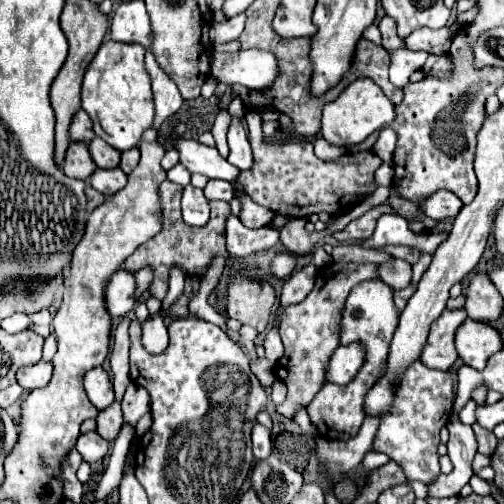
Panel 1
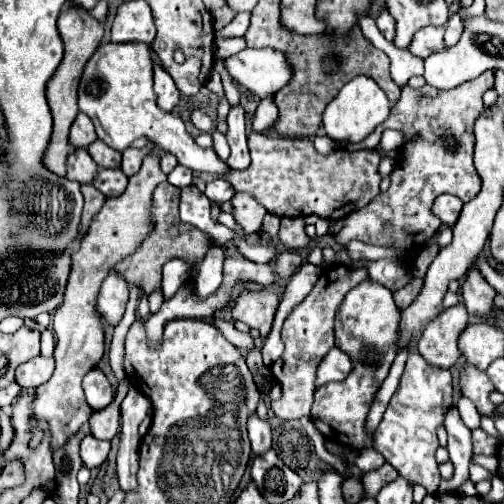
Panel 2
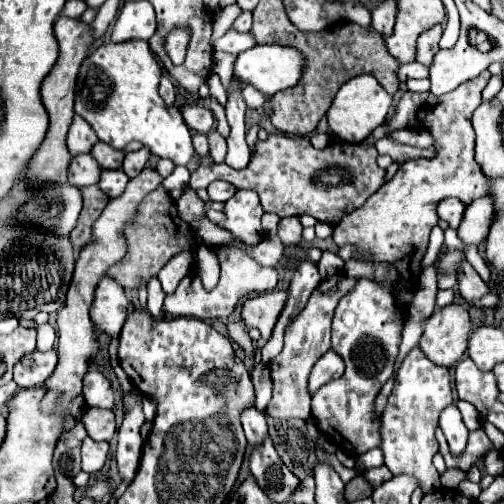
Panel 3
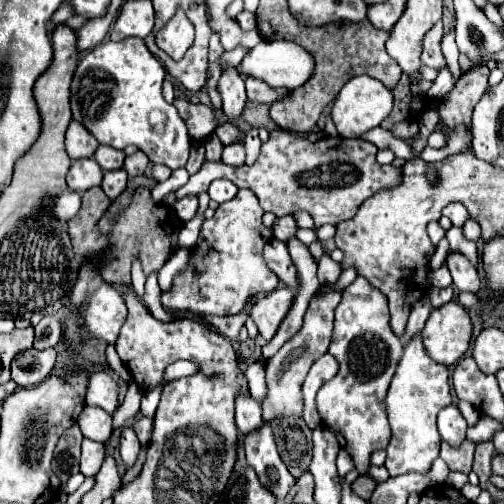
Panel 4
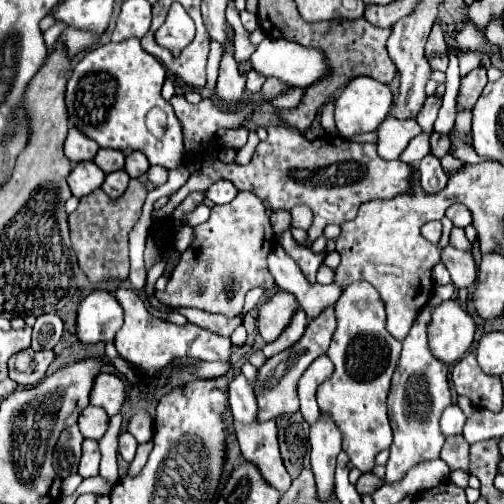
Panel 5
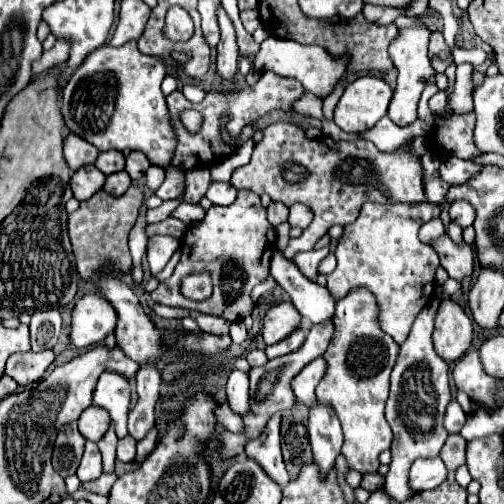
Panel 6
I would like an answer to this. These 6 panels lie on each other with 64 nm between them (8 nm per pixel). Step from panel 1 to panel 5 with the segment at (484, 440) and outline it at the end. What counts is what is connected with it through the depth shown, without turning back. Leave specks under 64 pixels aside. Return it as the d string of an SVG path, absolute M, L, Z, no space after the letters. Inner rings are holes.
M450 436L444 442L440 458L444 462L448 462L450 470L468 468L468 448L470 448L470 444L464 440L464 436Z

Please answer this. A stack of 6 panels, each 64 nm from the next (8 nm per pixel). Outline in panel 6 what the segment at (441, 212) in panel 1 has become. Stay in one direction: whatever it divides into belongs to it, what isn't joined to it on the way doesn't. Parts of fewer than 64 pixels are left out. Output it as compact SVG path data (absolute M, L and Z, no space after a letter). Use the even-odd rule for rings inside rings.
M456 200L450 206L450 218L456 220L462 228L466 228L466 226L472 226L472 222L476 218L476 212L474 212L472 204L468 204L466 200Z

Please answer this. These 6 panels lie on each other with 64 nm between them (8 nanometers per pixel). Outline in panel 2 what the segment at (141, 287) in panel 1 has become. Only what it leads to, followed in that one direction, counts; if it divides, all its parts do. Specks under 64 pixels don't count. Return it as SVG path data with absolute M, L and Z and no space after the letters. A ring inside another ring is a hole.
M130 288L130 300L128 300L128 308L126 308L126 314L120 322L120 326L114 330L114 336L112 336L112 344L110 344L110 366L116 374L118 380L124 380L126 378L126 372L124 372L124 338L126 338L126 332L130 328L130 324L136 320L136 308L138 308L138 298L142 296L142 290L140 288Z

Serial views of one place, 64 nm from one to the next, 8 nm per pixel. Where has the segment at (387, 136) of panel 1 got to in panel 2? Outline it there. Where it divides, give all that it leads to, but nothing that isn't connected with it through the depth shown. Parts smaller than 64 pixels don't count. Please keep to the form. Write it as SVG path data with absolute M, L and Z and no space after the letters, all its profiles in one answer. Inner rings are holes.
M386 130L384 136L382 136L382 140L380 140L380 146L382 146L384 150L398 150L398 148L404 144L404 140L408 140L408 138L406 138L402 132Z

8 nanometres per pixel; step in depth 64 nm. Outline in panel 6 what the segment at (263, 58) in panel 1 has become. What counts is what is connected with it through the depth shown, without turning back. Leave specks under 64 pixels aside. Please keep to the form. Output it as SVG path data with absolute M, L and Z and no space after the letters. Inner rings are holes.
M272 36L272 38L262 42L260 52L254 56L254 66L260 72L262 70L274 70L280 76L296 78L298 82L302 82L302 86L308 92L312 92L314 96L324 100L334 90L338 80L344 76L344 68L348 66L348 60L336 60L336 56L328 54L320 46L304 46L304 44L294 42L294 40L284 40L284 38Z

